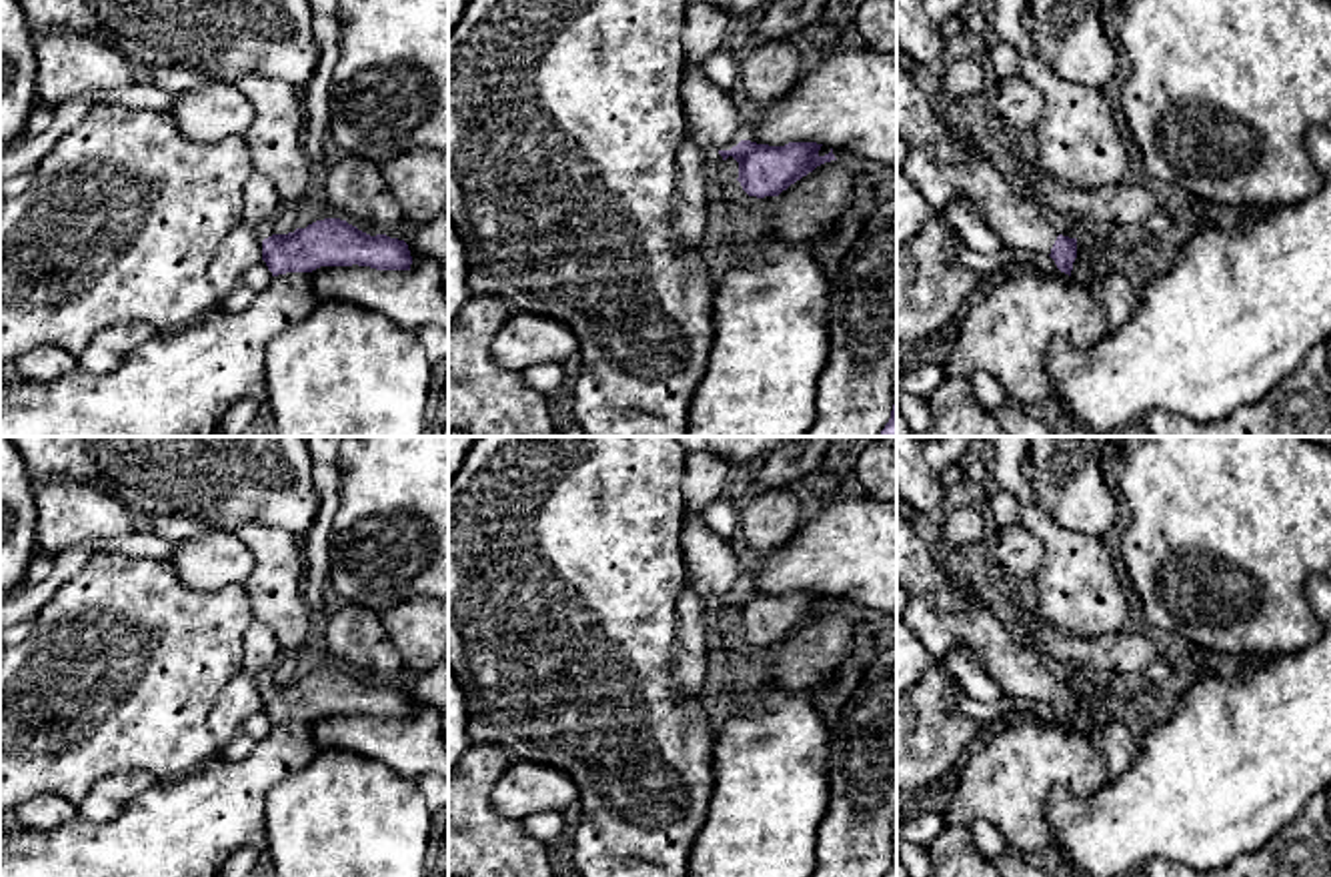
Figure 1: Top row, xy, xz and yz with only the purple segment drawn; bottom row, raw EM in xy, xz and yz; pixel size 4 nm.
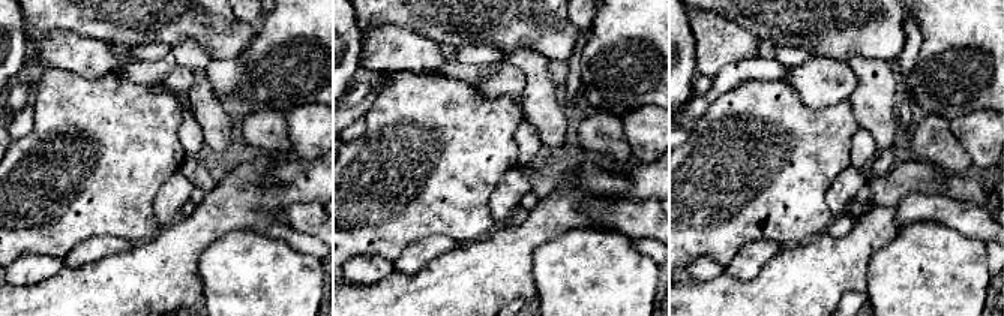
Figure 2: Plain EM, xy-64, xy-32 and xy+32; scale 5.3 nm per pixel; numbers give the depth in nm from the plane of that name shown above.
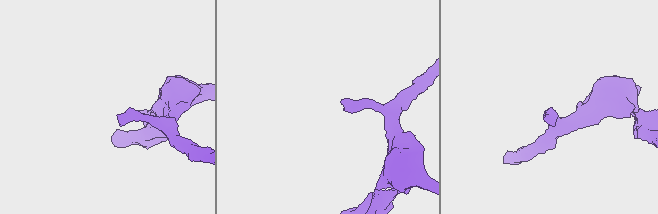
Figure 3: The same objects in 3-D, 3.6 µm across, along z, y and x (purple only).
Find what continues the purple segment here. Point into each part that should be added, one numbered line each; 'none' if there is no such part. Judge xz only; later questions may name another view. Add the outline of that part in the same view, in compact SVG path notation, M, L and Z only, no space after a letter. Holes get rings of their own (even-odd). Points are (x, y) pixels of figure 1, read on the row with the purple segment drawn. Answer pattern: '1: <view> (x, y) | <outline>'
1: xz (713, 119) | M703 64L683 70L681 98L687 124L705 152L741 142L739 112L729 94L707 78Z

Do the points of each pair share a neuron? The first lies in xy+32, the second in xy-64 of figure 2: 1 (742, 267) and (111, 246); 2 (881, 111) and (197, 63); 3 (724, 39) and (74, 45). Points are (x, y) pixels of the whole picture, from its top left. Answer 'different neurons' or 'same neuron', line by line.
1: same neuron
2: same neuron
3: same neuron

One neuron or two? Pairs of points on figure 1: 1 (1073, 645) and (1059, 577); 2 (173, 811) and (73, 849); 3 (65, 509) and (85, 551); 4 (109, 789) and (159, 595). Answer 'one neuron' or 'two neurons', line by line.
1: two neurons
2: one neuron
3: two neurons
4: two neurons

